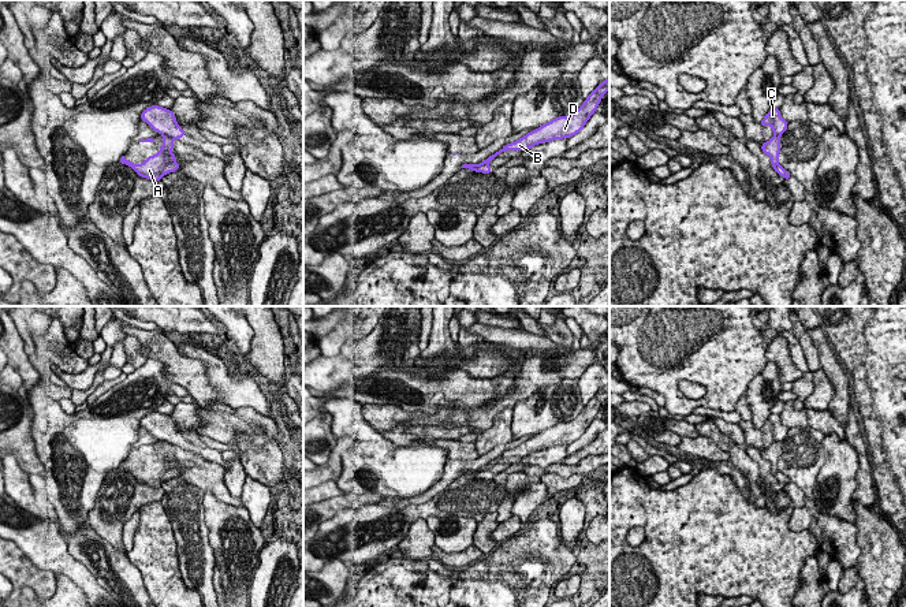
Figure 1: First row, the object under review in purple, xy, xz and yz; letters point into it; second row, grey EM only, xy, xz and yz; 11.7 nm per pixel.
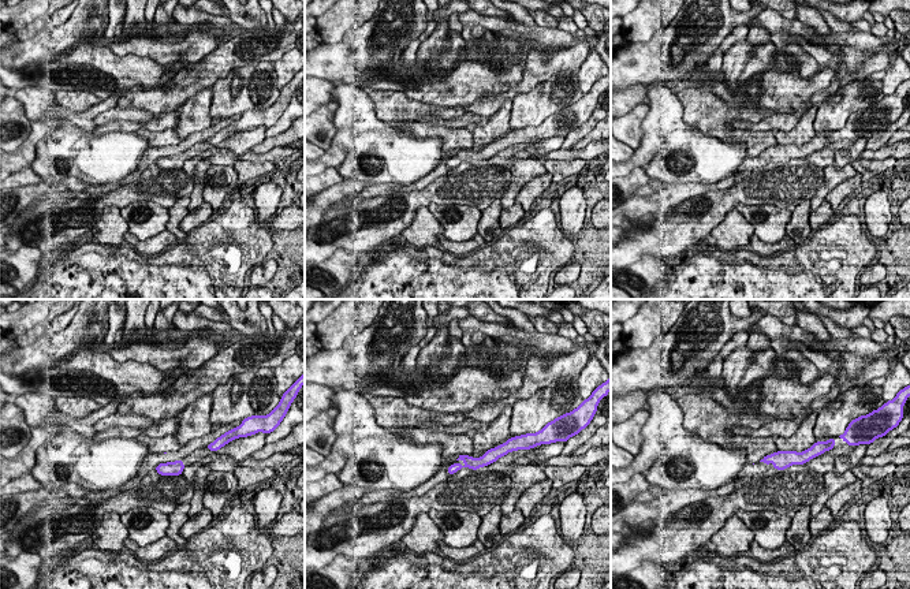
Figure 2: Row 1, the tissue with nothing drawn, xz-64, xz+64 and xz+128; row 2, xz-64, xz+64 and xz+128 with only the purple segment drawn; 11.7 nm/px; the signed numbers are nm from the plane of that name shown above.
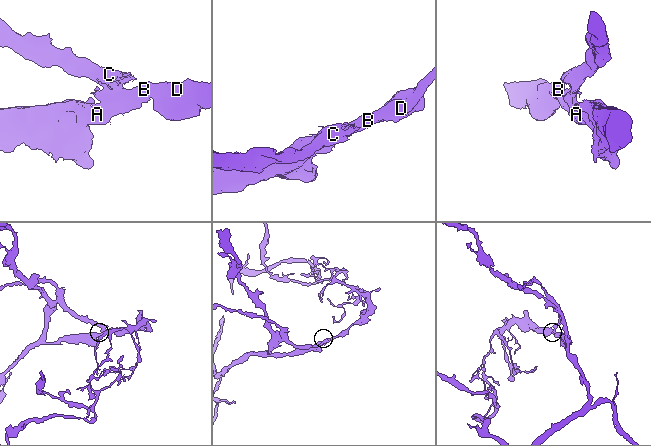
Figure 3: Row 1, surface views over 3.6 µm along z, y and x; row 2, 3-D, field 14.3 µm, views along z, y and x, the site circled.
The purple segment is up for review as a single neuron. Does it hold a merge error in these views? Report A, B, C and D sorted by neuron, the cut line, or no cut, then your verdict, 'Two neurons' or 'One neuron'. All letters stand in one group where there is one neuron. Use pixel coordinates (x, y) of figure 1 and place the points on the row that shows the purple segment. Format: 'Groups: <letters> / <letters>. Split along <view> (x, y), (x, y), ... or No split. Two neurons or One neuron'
Groups: A B D / C. Split along xz (487, 163), (480, 163), (473, 170). Two neurons

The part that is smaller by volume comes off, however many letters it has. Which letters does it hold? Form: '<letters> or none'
C

